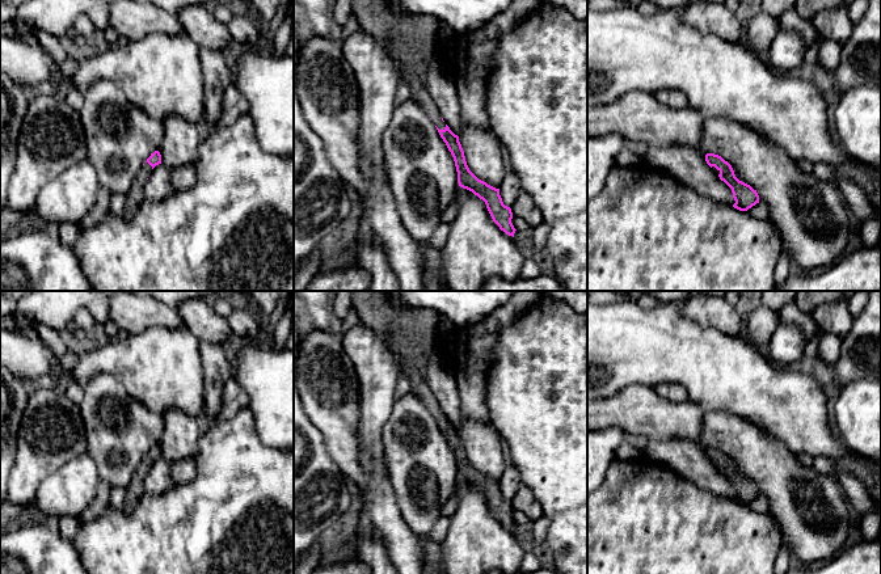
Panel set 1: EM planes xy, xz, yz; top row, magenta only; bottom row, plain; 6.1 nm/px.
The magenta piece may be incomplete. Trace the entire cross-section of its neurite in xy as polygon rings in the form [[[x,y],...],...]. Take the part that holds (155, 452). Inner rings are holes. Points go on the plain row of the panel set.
[[[155,444],[147,452],[147,455],[142,460],[140,465],[138,467],[132,480],[130,481],[130,484],[126,488],[127,507],[125,510],[135,507],[135,505],[138,503],[140,497],[146,493],[146,490],[143,488],[143,481],[146,478],[146,474],[147,474],[151,464],[159,457],[161,457],[161,448],[159,444]]]

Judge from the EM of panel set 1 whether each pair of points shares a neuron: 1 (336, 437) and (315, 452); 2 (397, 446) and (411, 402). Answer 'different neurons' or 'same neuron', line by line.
1: different neurons
2: same neuron

